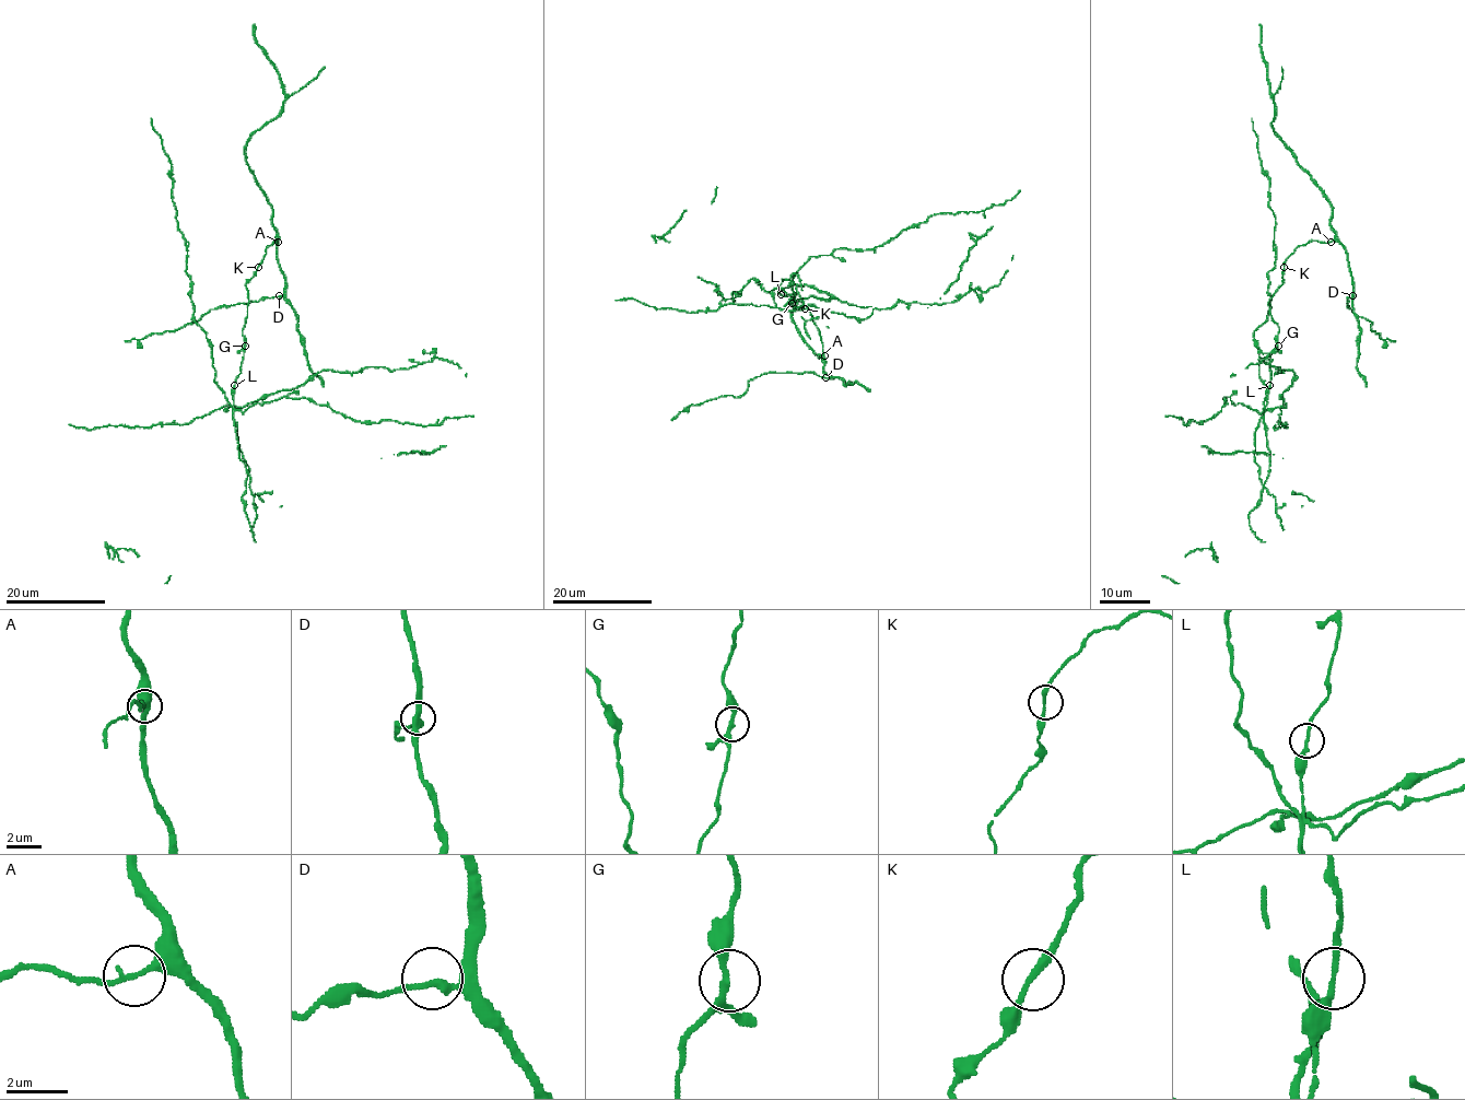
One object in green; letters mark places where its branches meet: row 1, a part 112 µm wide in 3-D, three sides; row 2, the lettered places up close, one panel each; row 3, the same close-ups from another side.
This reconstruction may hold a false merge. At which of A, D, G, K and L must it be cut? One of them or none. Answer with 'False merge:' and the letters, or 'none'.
False merge: L

